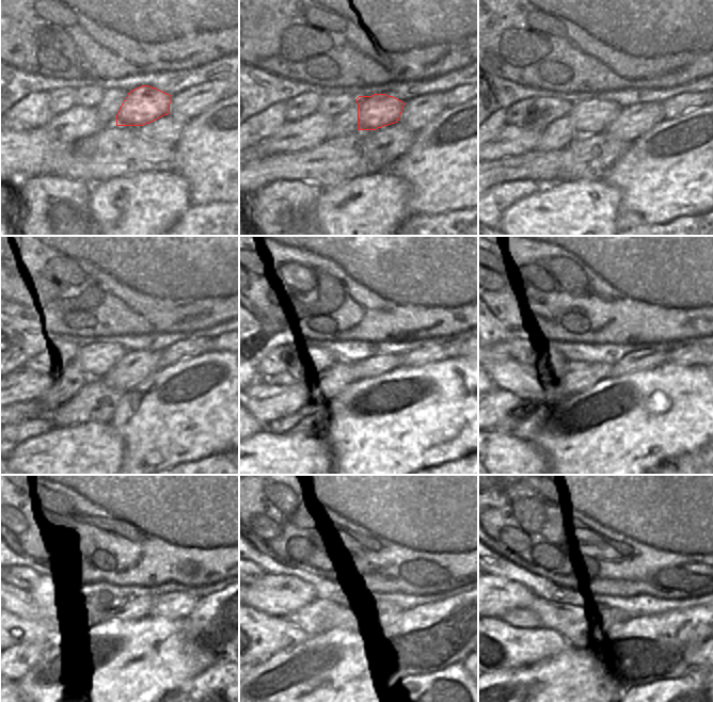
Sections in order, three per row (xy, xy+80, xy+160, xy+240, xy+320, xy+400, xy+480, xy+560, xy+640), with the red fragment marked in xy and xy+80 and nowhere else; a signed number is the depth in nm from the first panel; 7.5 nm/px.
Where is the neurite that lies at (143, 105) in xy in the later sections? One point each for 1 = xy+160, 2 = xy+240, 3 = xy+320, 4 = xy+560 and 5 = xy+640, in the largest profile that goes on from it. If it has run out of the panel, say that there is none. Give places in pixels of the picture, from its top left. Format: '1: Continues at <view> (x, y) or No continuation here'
1: Continues at xy+160 (592, 116)
2: Continues at xy+240 (95, 360)
3: Continues at xy+320 (325, 356)
4: Continues at xy+560 (275, 594)
5: Continues at xy+640 (500, 594)

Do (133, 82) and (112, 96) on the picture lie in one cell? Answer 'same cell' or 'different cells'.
different cells

